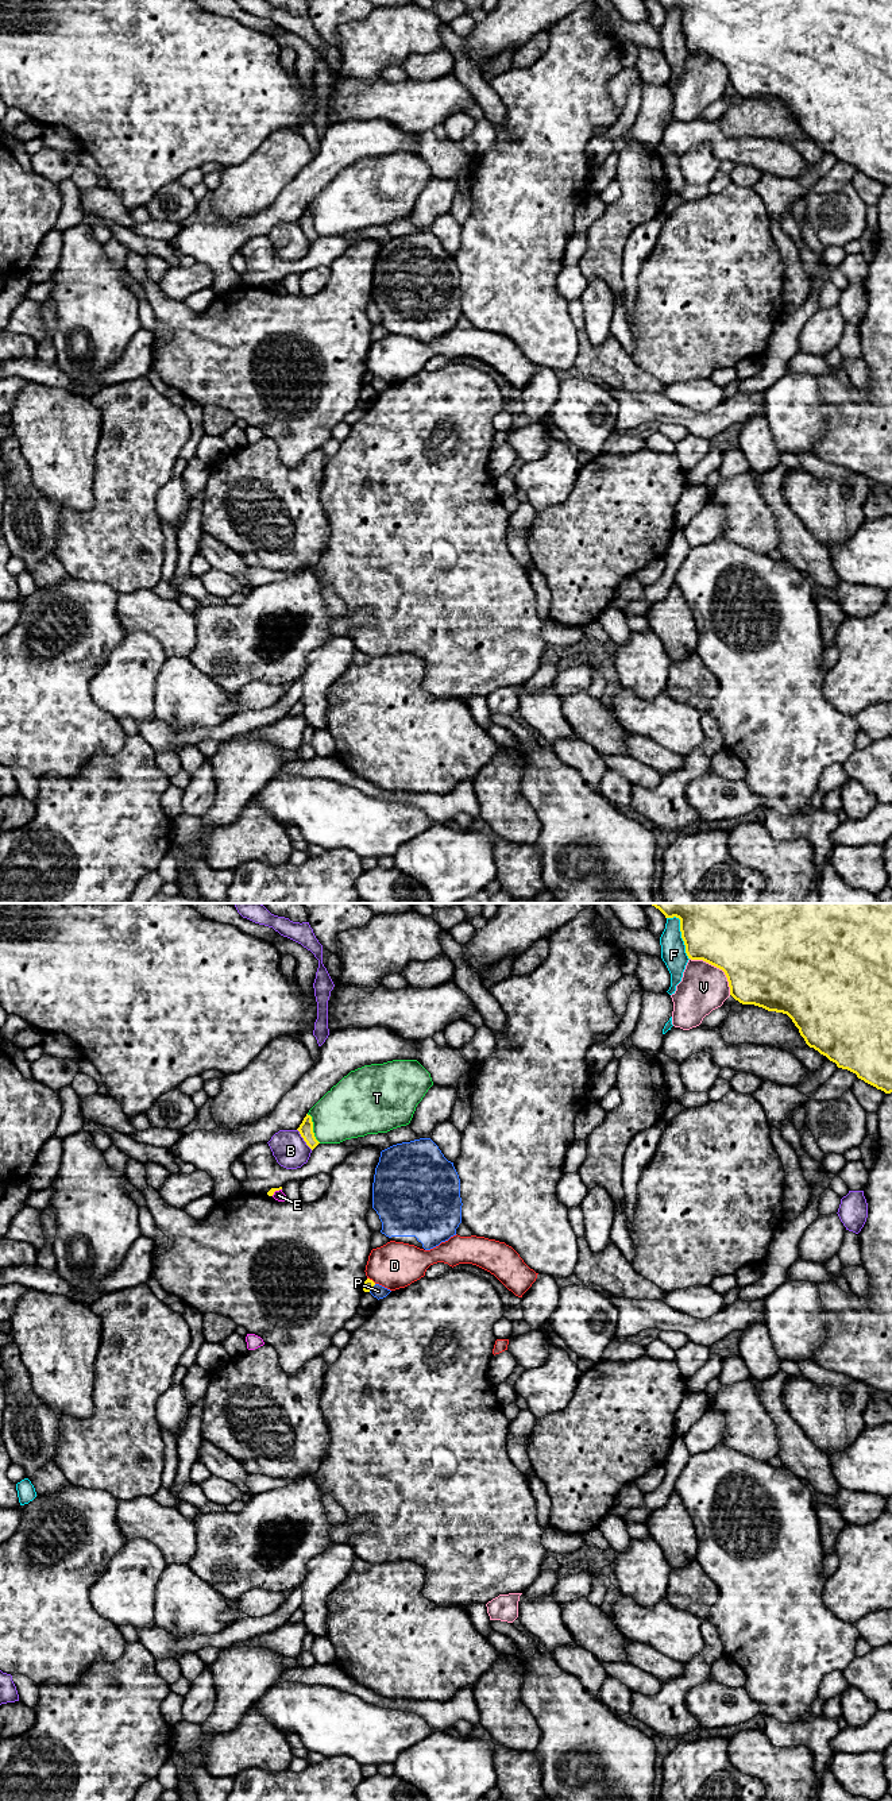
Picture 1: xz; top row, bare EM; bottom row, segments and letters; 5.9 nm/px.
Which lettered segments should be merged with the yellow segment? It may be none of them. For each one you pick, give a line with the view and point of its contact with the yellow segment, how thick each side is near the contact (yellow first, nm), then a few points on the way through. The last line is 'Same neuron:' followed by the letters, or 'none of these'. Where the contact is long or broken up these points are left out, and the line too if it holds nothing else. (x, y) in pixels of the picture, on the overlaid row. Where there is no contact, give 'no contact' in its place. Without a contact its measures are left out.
Same neuron: none of these

